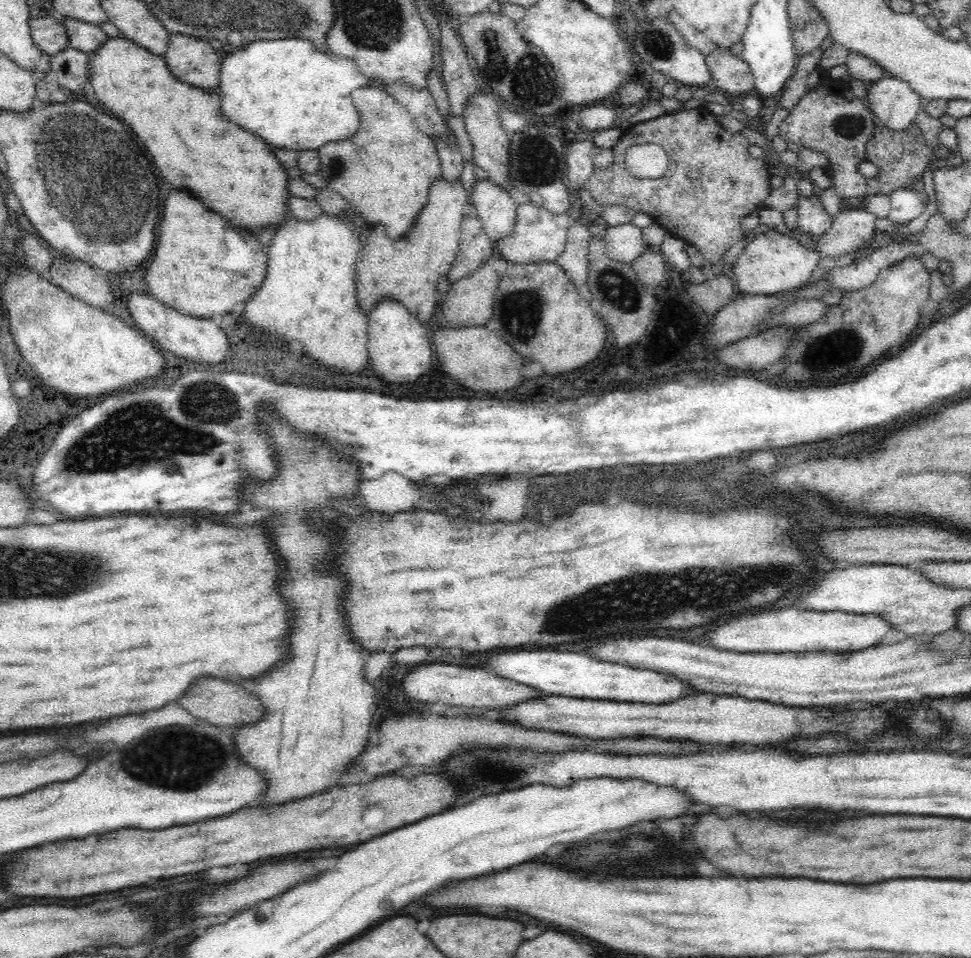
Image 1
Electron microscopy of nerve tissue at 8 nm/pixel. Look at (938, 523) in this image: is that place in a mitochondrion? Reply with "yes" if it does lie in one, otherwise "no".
no

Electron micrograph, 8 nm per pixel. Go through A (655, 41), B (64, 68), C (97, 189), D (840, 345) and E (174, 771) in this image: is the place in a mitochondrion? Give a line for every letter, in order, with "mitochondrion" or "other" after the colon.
A: mitochondrion
B: other
C: mitochondrion
D: mitochondrion
E: mitochondrion

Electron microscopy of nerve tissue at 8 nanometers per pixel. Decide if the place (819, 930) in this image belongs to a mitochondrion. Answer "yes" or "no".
no

